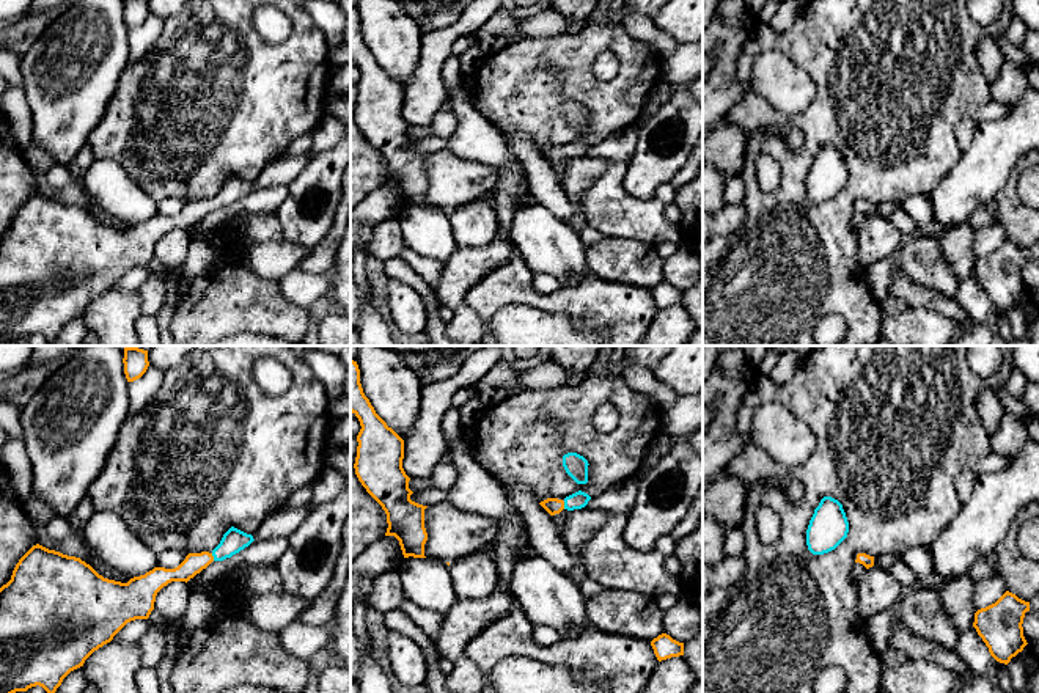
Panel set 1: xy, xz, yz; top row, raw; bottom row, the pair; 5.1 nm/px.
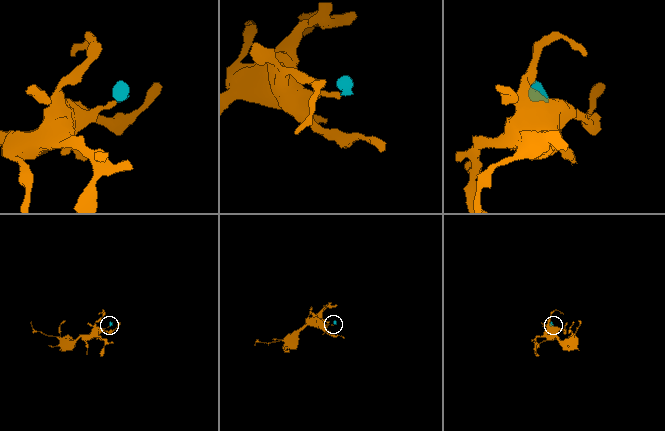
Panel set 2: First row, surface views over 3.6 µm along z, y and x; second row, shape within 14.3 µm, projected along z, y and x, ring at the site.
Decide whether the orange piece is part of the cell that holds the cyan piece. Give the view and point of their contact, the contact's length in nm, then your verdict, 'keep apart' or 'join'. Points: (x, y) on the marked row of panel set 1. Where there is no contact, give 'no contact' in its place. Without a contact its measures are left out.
meets cyan in xy at (212, 555); contact 40 nm long; join

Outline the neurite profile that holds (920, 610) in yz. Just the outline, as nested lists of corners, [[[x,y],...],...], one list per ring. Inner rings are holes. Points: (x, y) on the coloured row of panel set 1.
[[[916,586],[904,591],[893,610],[894,619],[912,633],[956,649],[960,632],[942,603],[940,591]]]

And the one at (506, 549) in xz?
[[[514,511],[512,515],[500,519],[500,530],[494,542],[483,547],[481,552],[490,555],[497,566],[498,586],[508,583],[512,567],[527,555],[522,550],[522,541],[527,536],[527,526],[522,515]]]

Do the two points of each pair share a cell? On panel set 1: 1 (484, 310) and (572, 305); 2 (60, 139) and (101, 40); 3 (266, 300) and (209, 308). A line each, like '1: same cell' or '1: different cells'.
1: same cell
2: same cell
3: same cell

